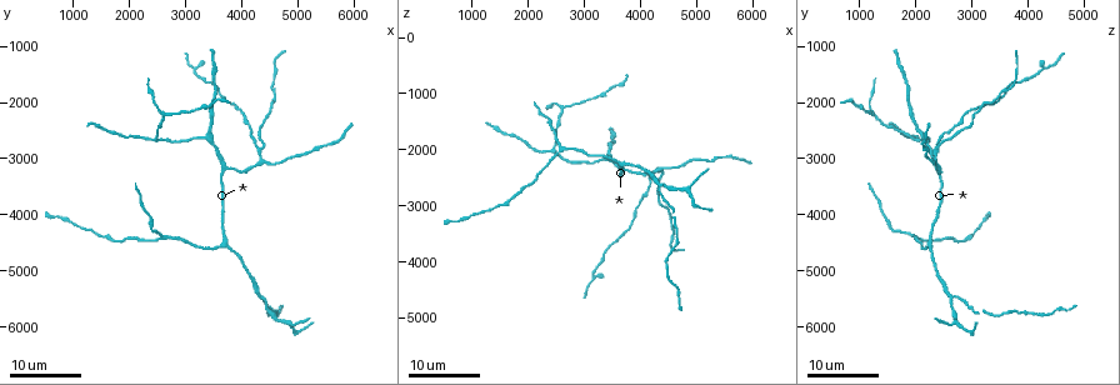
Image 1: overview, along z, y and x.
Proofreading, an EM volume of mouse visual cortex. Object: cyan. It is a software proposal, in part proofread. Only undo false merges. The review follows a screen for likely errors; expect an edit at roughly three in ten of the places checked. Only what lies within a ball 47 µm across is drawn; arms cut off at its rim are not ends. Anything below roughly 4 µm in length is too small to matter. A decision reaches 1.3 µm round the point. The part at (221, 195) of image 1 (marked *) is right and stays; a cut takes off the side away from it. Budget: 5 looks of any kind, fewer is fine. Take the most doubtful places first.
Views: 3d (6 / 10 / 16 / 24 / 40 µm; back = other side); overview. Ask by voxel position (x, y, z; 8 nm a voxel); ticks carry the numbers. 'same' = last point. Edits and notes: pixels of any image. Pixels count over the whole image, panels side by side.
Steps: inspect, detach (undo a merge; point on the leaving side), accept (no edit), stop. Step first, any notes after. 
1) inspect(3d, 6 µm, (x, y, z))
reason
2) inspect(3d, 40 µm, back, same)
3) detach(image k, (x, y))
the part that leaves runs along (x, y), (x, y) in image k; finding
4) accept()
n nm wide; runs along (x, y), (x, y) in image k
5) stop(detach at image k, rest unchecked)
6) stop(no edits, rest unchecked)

inspect(3d, 24 µm, (4350, 5500, 2700))
arms part here

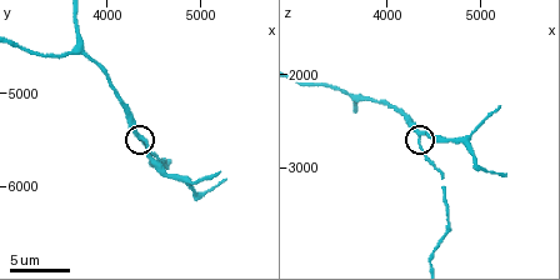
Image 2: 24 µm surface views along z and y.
inspect(3d, 10 µm, (4350, 5500, 2650))

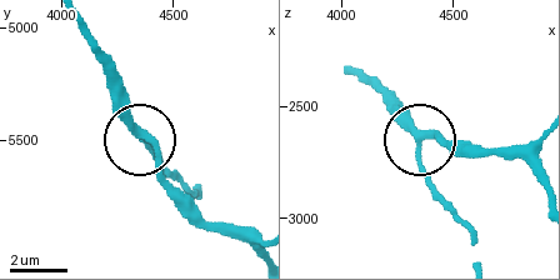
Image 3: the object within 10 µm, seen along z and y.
accept()
3 arms; runs along (351, 70), (421, 138), (469, 140) in image 3; one neuron here

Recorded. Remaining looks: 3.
inspect(3d, 24 µm, (4300, 2850, 2350))
three-way junction

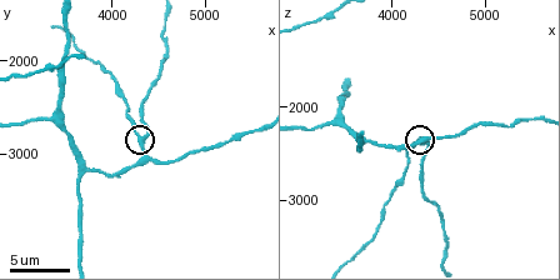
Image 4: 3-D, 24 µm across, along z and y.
inspect(3d, 6 µm, same)

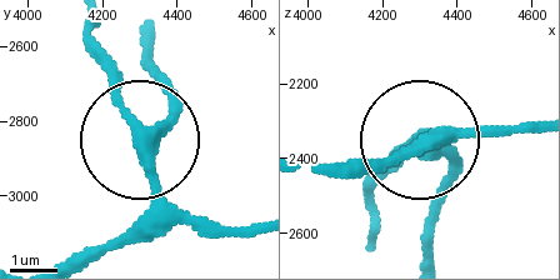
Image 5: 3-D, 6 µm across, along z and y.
accept()
all the same neuron

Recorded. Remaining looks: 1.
inspect(3d, 6 µm, (3350, 2600, 2150))

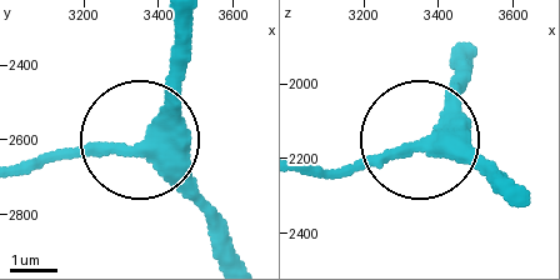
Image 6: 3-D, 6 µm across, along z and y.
accept()
runs along (220, 248), (149, 140), (189, 60) in image 6; continuous, no second neuron

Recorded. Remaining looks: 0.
stop(no edits, rest unchecked)

